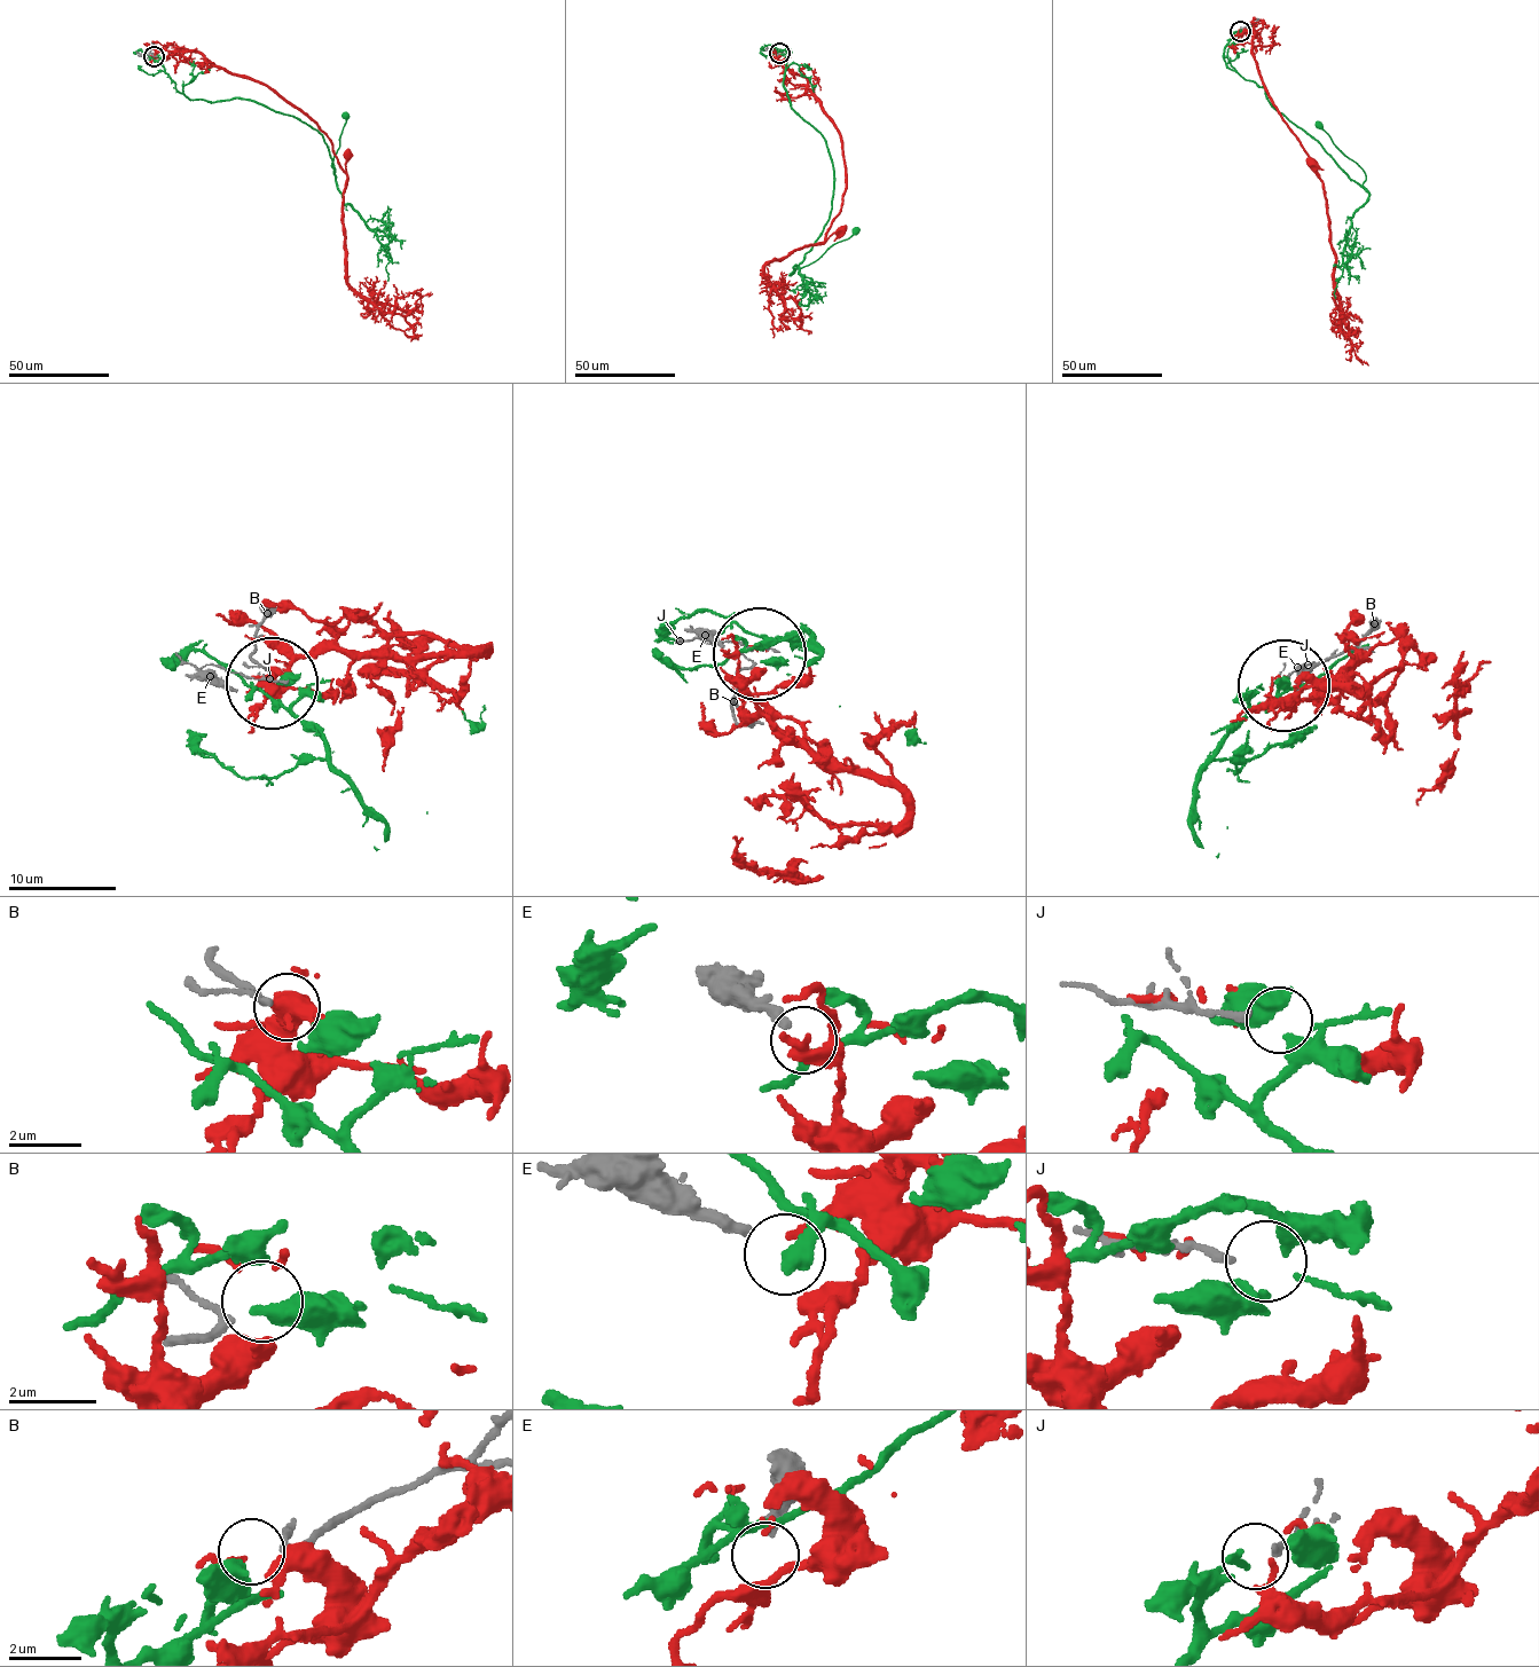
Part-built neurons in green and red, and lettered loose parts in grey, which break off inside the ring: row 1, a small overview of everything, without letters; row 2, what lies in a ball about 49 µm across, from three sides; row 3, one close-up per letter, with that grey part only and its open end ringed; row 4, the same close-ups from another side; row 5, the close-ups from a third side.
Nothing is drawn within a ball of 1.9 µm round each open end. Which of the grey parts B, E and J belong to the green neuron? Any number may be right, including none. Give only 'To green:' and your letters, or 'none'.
To green: B

